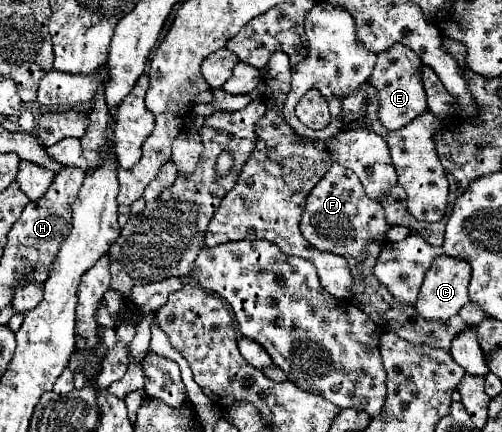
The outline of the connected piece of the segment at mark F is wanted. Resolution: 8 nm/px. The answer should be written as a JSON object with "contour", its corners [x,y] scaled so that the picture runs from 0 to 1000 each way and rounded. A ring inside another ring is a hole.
{"contour":[[[659,382],[647,410],[624,433],[624,442],[612,456],[612,479],[600,507],[600,544],[627,576],[683,590],[695,604],[695,618],[703,632],[703,669],[699,669],[695,697],[719,711],[723,725],[731,725],[735,738],[759,766],[783,766],[787,775],[803,780],[823,799],[855,799],[855,803],[898,813],[898,789],[934,757],[926,752],[926,743],[918,743],[918,734],[902,734],[890,748],[847,743],[843,734],[835,734],[827,711],[791,701],[775,678],[775,669],[747,646],[743,613],[767,567],[763,539],[771,535],[771,525],[775,521],[763,502],[759,470],[735,461],[731,447],[723,442],[715,410],[699,391],[679,382]]]}

